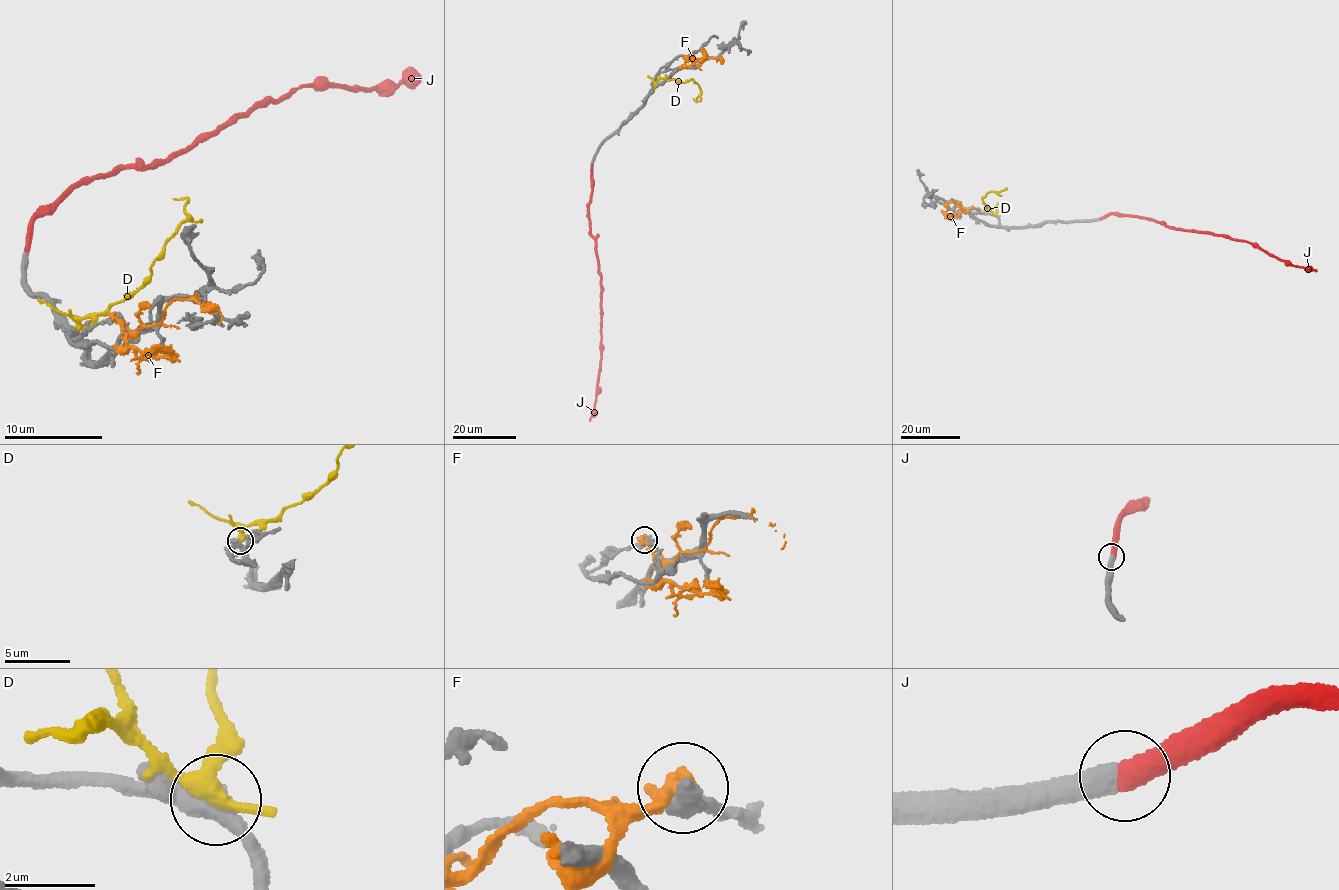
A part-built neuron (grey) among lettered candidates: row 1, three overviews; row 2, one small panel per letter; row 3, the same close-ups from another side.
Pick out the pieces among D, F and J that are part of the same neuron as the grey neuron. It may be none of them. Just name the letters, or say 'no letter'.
J

